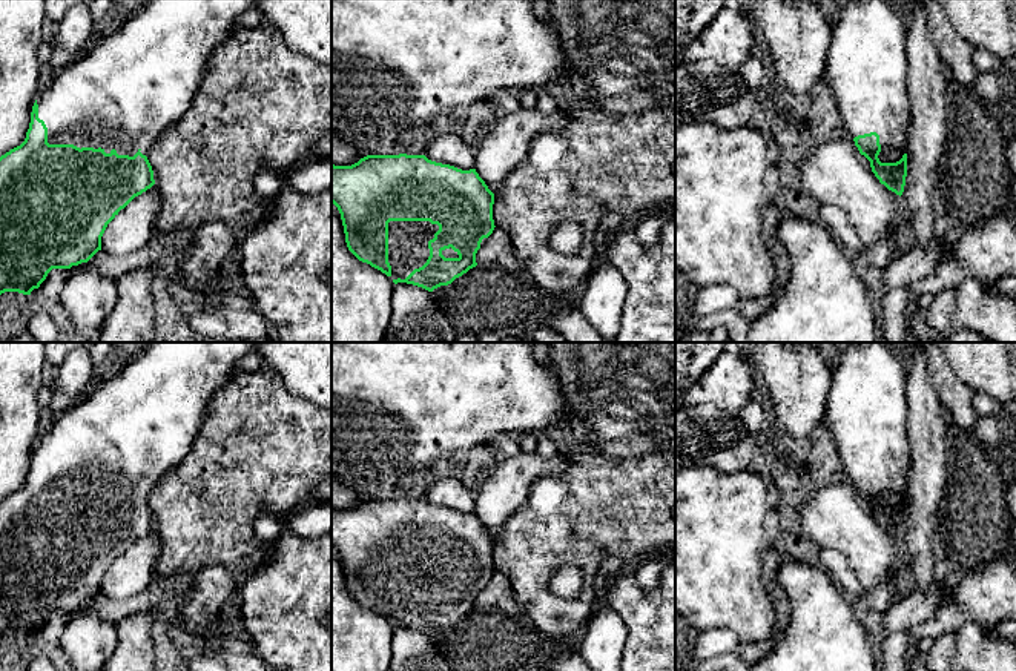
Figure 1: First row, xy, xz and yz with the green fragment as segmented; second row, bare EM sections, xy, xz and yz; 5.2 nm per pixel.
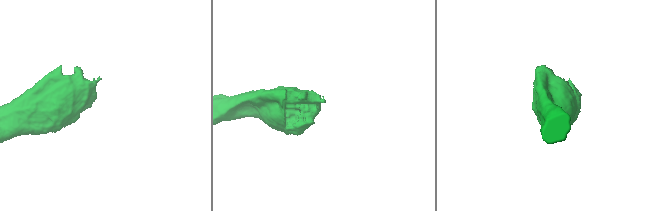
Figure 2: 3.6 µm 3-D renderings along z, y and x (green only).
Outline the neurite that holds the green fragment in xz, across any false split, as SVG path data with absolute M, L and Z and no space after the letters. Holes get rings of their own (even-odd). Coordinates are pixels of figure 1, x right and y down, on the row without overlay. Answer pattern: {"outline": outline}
{"outline": "M367 499L351 510L332 508L332 547L338 551L348 594L381 614L394 628L407 626L428 636L451 628L476 611L476 597L494 574L494 537L476 513L462 514L425 499Z"}

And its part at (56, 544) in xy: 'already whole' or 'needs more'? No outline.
needs more

